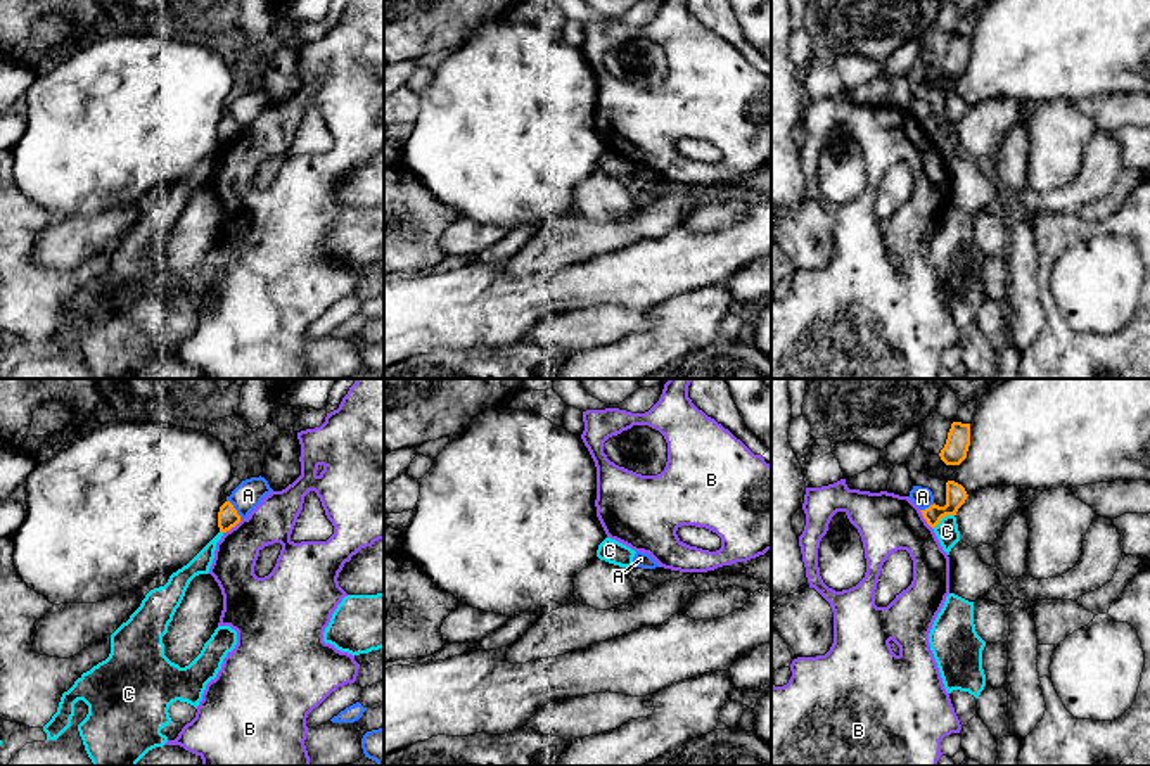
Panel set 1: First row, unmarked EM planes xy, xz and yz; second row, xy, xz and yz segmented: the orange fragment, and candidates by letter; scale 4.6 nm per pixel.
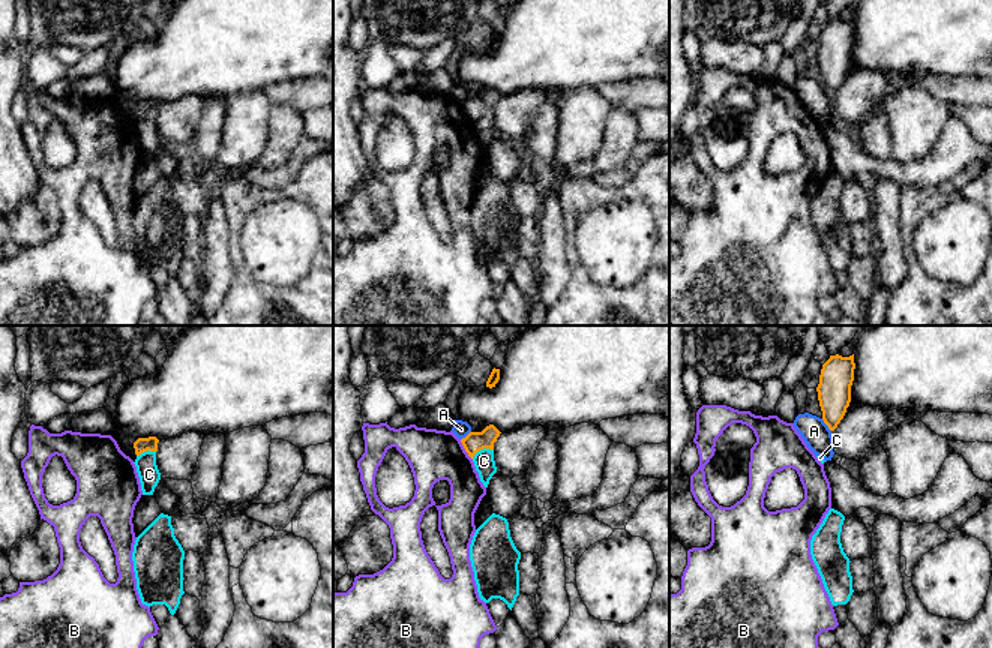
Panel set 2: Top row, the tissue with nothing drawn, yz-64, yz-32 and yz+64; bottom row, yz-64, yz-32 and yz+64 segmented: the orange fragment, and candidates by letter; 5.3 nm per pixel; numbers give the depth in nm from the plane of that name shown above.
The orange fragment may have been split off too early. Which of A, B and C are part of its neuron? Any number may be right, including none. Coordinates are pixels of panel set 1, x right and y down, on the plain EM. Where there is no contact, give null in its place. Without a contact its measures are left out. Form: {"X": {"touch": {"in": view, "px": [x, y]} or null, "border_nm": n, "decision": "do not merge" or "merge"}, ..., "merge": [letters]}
{"A": {"touch": {"in": "xy", "px": [234, 121]}, "border_nm": 110, "decision": "do not merge"}, "B": {"touch": {"in": "xy", "px": [232, 139]}, "border_nm": 110, "decision": "do not merge"}, "C": {"touch": {"in": "yz", "px": [943, 128]}, "border_nm": 120, "decision": "merge"}, "merge": ["C"]}

